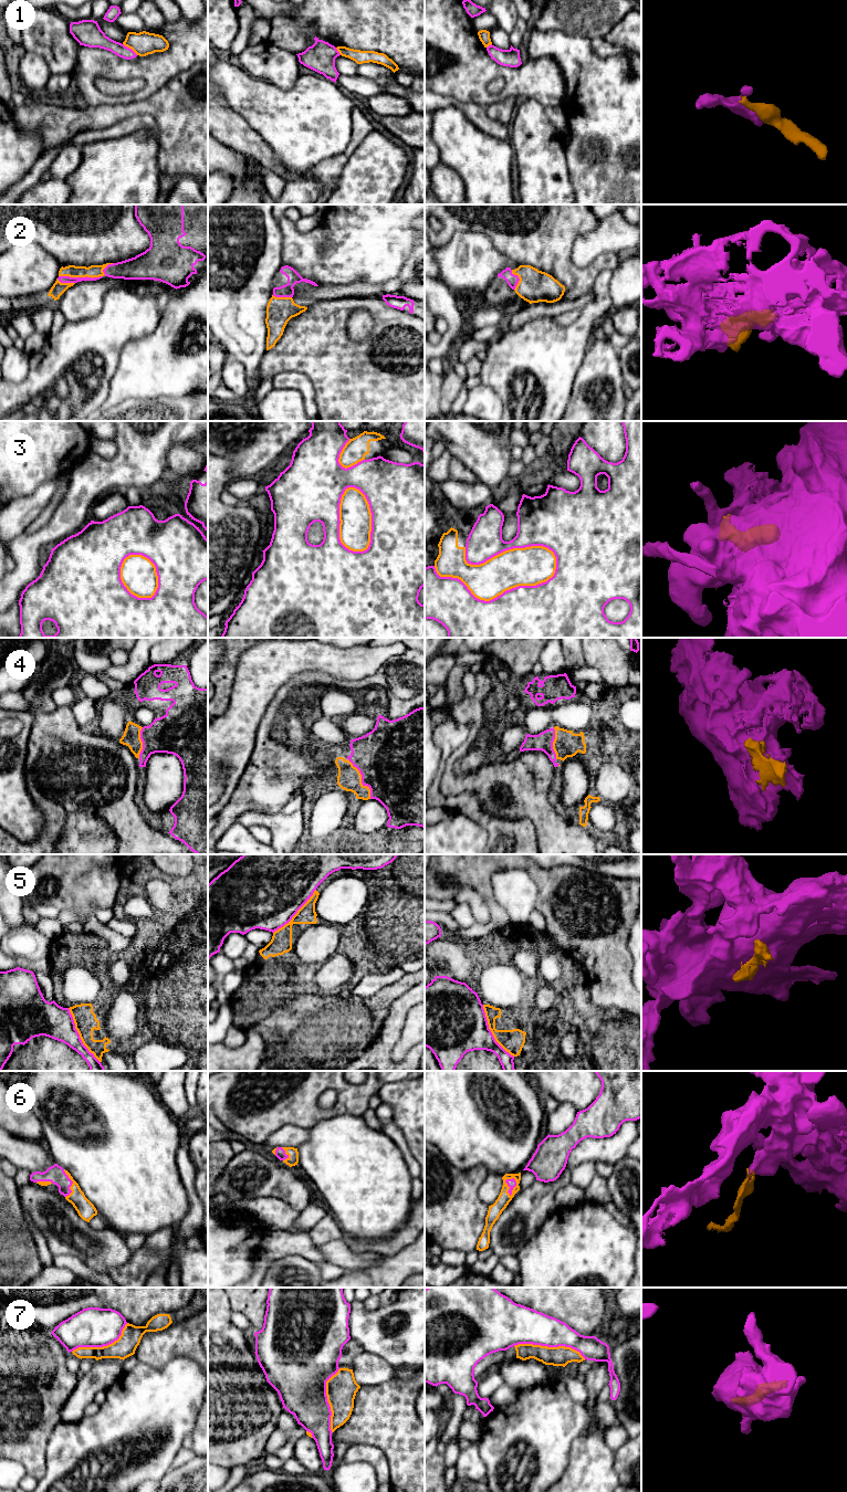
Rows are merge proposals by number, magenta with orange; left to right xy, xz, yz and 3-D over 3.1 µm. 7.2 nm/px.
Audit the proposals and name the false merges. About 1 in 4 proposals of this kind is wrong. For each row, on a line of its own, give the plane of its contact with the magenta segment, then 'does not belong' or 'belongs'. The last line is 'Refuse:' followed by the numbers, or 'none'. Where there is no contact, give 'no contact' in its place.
1: contact in xy; does not belong
2: contact in xy; belongs
3: contact in yz; does not belong
4: contact in xz; belongs
5: contact in xy; does not belong
6: contact in yz; belongs
7: contact in yz; does not belong
Refuse: 1, 3, 5, 7

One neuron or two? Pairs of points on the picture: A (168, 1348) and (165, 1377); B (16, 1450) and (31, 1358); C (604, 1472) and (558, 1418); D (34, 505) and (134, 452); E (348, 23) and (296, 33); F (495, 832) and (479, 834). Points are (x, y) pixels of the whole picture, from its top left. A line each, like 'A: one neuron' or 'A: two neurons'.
A: two neurons
B: one neuron
C: two neurons
D: two neurons
E: one neuron
F: two neurons

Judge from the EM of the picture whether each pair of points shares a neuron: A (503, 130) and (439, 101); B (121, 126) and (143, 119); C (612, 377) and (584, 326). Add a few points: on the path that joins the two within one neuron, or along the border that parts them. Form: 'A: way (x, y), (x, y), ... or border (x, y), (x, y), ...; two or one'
A: way (488, 126), (469, 108), (455, 103); one
B: way (126, 126), (137, 122); one
C: border (593, 338), (582, 365); two

